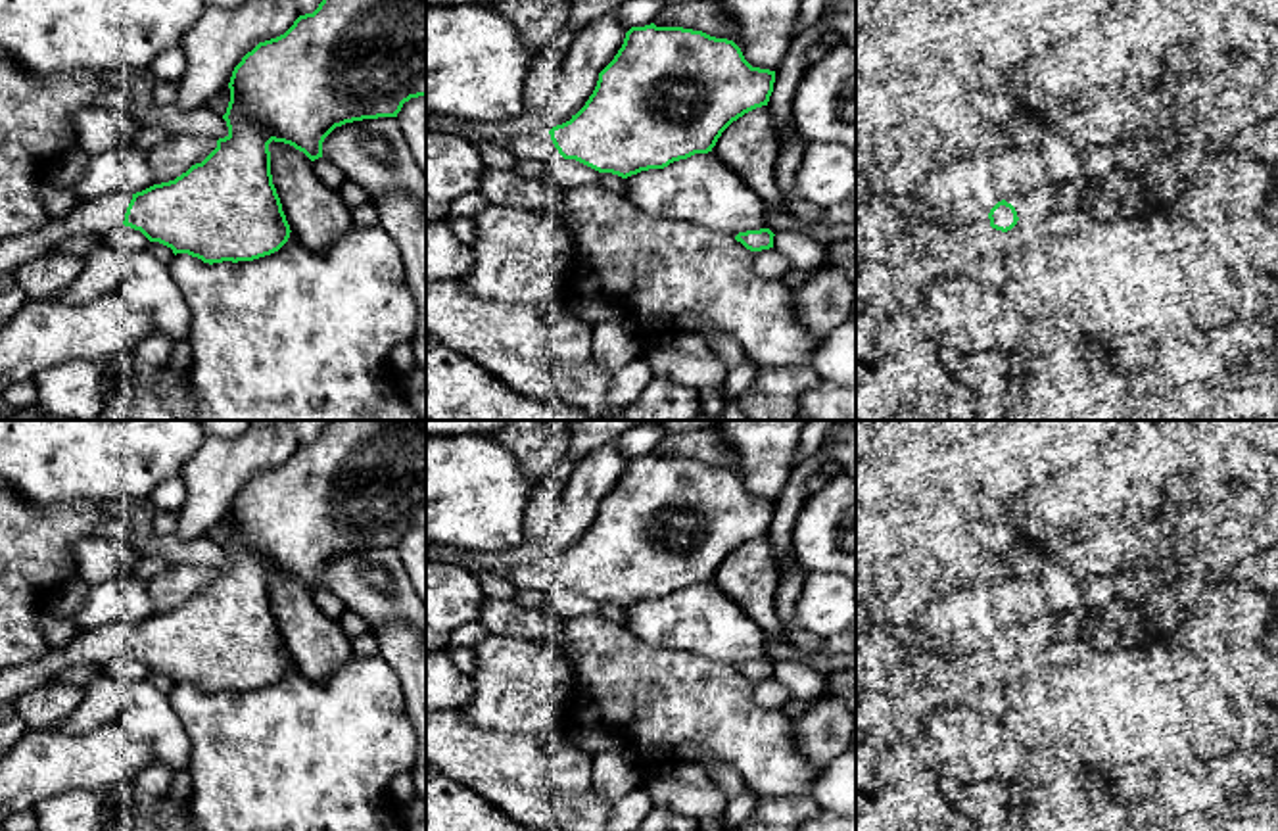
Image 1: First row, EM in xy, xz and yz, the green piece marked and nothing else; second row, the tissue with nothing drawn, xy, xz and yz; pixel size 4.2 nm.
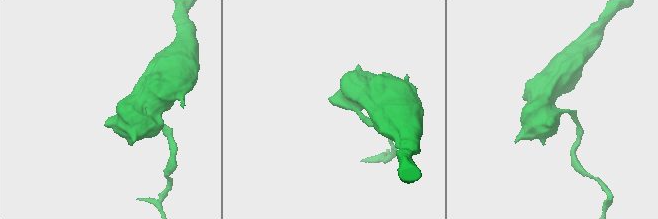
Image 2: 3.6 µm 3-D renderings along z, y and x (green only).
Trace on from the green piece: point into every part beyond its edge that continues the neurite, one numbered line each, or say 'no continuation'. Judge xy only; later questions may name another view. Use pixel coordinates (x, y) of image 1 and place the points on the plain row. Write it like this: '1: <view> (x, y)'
1: xy (98, 645)

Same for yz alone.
1: yz (1017, 628)

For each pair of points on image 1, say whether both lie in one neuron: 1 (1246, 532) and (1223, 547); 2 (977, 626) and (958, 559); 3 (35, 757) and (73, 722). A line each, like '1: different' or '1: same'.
1: same
2: different
3: different

